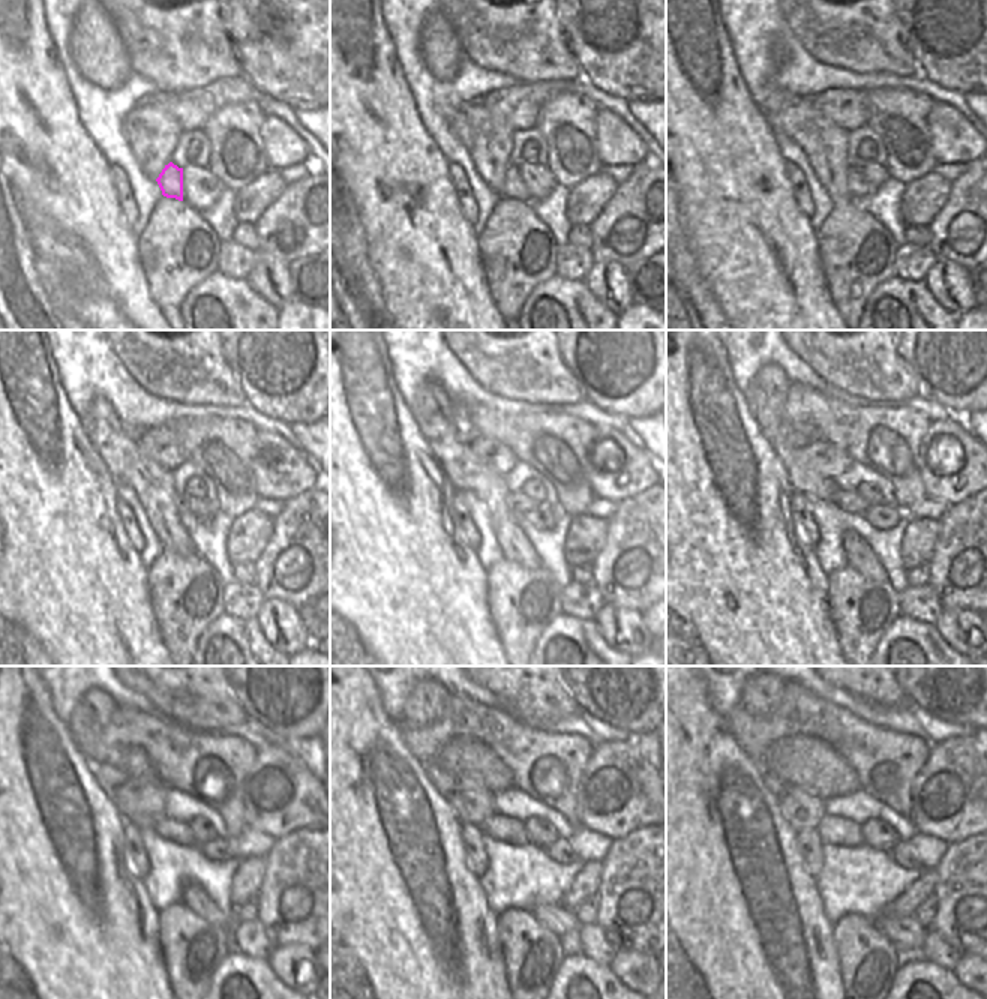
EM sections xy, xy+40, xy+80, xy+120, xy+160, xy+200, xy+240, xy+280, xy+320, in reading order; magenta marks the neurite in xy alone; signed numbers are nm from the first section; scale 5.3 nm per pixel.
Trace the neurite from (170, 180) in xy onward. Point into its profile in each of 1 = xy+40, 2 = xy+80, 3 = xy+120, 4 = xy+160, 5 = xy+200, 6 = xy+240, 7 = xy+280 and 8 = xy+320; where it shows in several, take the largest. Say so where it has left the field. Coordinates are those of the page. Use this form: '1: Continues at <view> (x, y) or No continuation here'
1: Continues at xy+40 (515, 188)
2: Continues at xy+80 (858, 188)
3: Continues at xy+120 (189, 521)
4: Continues at xy+160 (543, 516)
5: Continues at xy+200 (881, 516)
6: Continues at xy+240 (219, 851)
7: Continues at xy+280 (563, 852)
8: Continues at xy+320 (902, 854)

